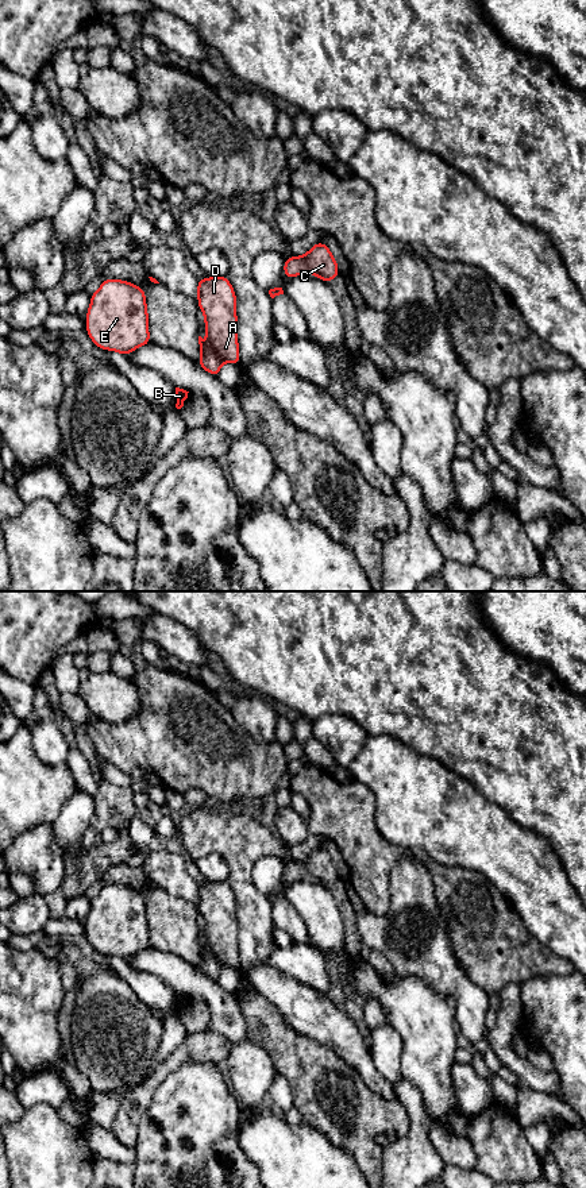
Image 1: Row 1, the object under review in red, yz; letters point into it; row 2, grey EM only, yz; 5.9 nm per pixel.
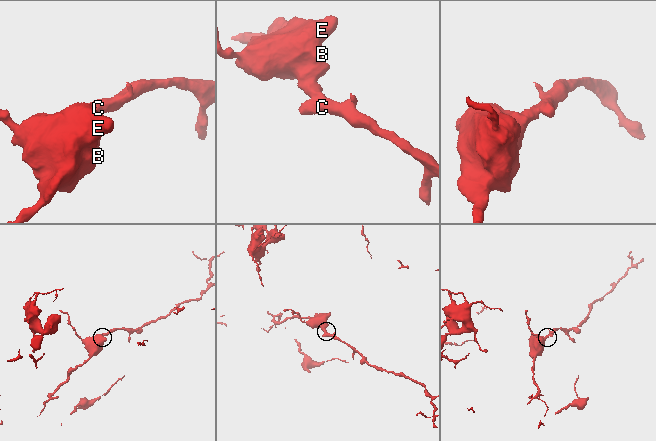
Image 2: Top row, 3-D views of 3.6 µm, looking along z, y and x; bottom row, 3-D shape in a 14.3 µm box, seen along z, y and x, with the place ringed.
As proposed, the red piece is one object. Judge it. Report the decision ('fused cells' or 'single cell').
single cell

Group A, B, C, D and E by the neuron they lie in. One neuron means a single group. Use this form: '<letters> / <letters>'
A B C D E

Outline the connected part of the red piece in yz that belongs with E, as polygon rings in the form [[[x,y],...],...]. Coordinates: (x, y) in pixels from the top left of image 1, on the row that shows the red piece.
[[[104,279],[90,294],[85,325],[89,339],[103,351],[127,356],[150,344],[146,292],[128,281]]]

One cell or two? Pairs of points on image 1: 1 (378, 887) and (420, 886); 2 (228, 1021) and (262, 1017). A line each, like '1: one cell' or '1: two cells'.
1: two cells
2: two cells

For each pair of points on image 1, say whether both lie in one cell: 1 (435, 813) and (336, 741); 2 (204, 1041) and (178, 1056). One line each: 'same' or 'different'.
1: different
2: same

